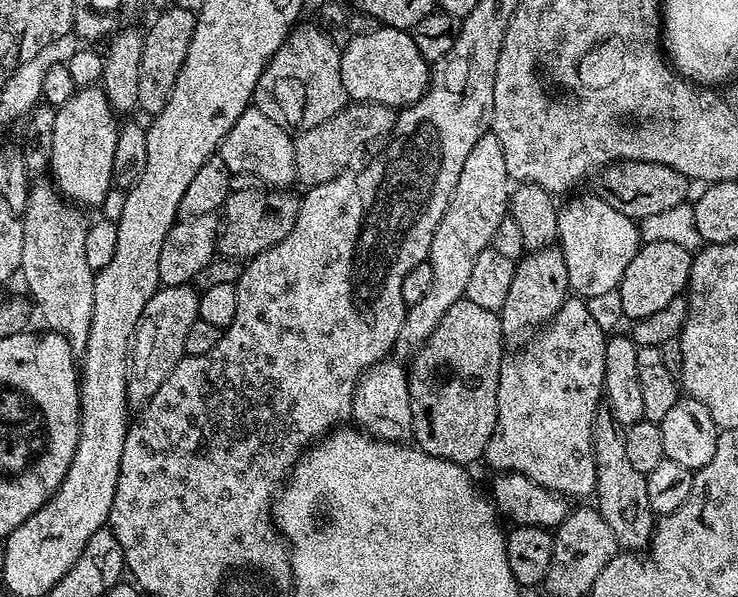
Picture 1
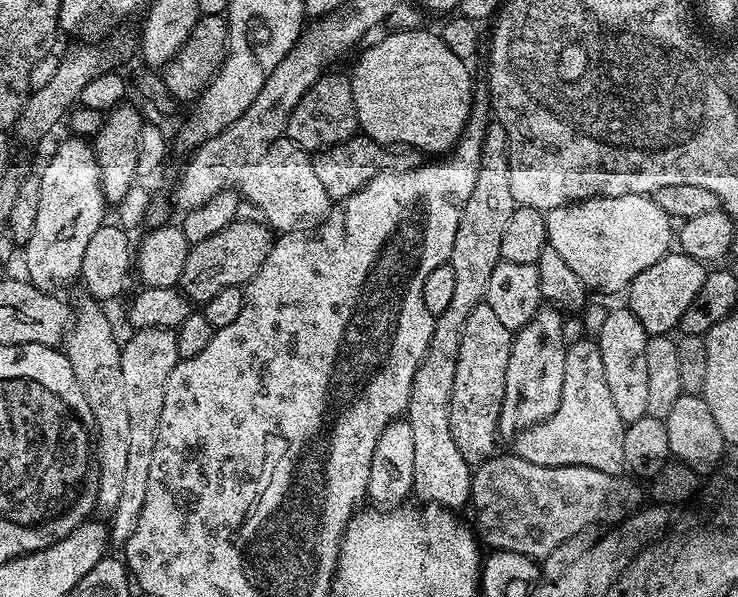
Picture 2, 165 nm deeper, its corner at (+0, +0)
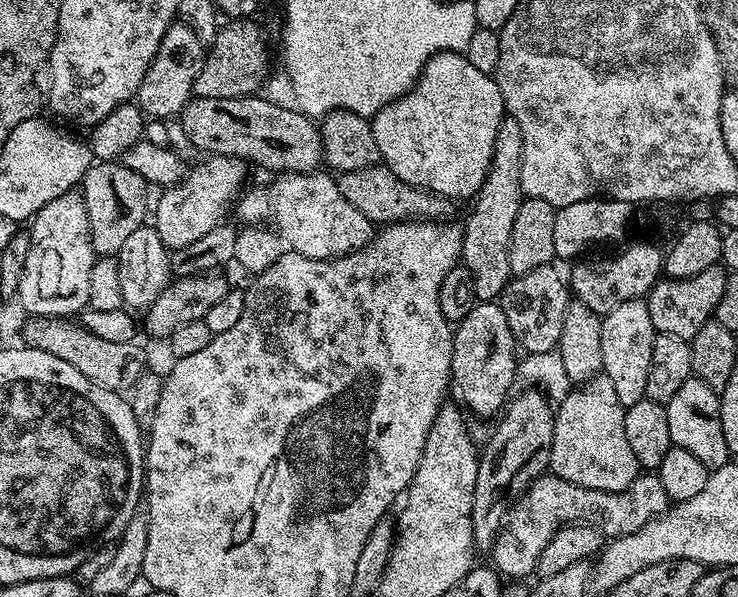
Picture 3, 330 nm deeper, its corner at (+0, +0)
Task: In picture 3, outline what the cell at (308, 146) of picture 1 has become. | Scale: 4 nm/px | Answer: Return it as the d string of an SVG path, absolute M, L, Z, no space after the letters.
M383 163L375 164L362 170L341 172L338 183L342 190L342 198L354 206L354 210L362 210L373 225L383 226L398 220L440 220L448 218L454 208L453 201L445 196L435 196L425 188L410 186L410 182L402 182L398 174L385 168Z

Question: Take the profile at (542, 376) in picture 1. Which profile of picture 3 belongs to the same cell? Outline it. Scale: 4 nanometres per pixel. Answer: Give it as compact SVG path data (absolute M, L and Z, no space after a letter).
M606 375L595 376L573 387L568 396L558 404L554 415L554 442L550 450L548 463L551 475L562 478L566 482L574 482L578 486L586 486L590 490L606 490L617 492L627 490L642 469L638 458L634 458L634 450L630 450L630 442L626 442L626 422L624 421L622 402L618 402L618 394Z

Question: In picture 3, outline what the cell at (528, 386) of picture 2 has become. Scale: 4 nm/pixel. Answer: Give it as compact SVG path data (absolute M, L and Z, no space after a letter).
M528 390L525 396L514 400L503 409L499 417L500 425L493 430L488 445L479 453L480 465L478 482L474 482L472 521L474 542L480 550L492 549L509 508L539 476L549 471L548 463L556 421L553 405L548 396L536 390Z

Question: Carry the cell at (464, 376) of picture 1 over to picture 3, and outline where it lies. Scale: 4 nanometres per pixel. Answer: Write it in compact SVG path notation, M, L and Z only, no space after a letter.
M478 302L474 310L470 310L470 314L455 325L452 333L452 384L455 391L456 388L460 391L459 399L469 413L495 417L505 407L508 391L518 380L516 352L516 339L499 303Z

